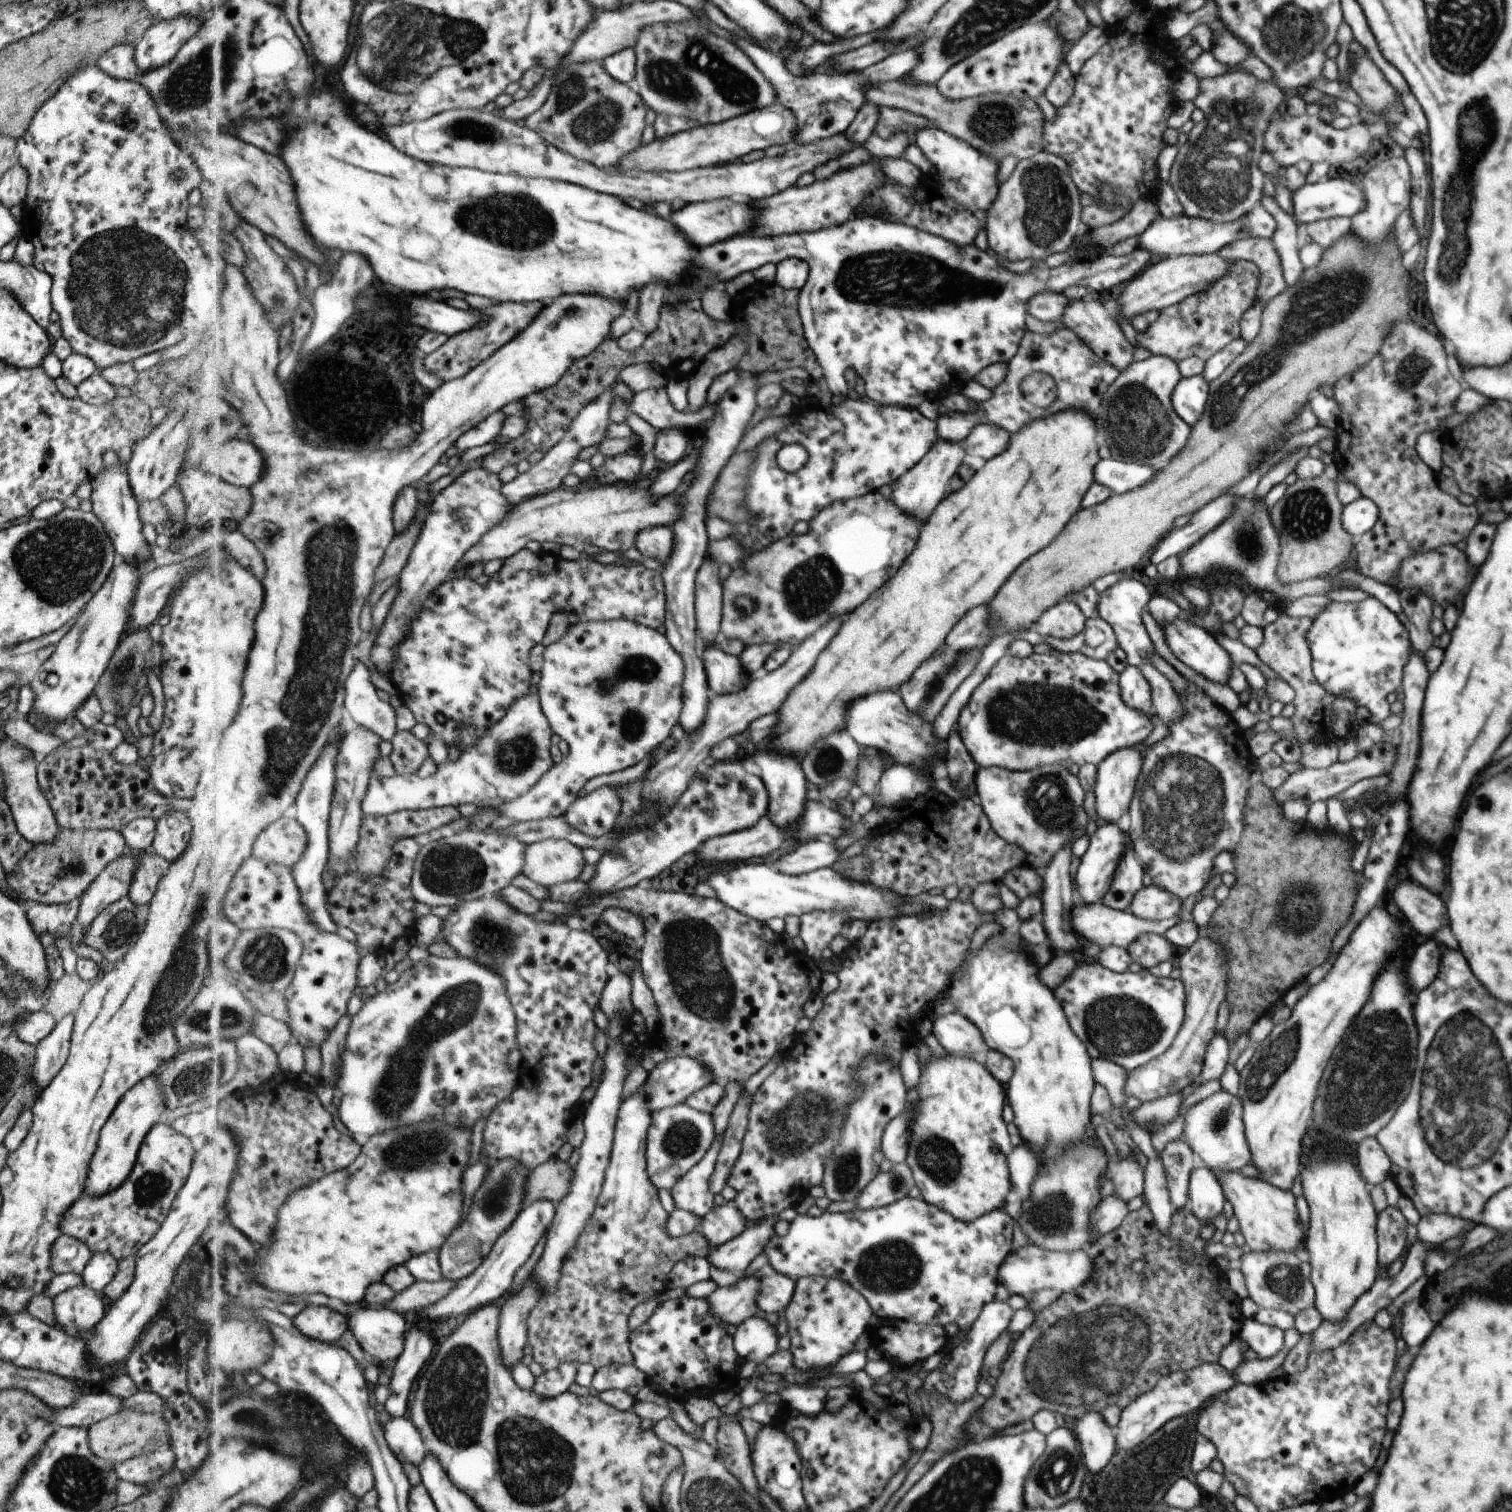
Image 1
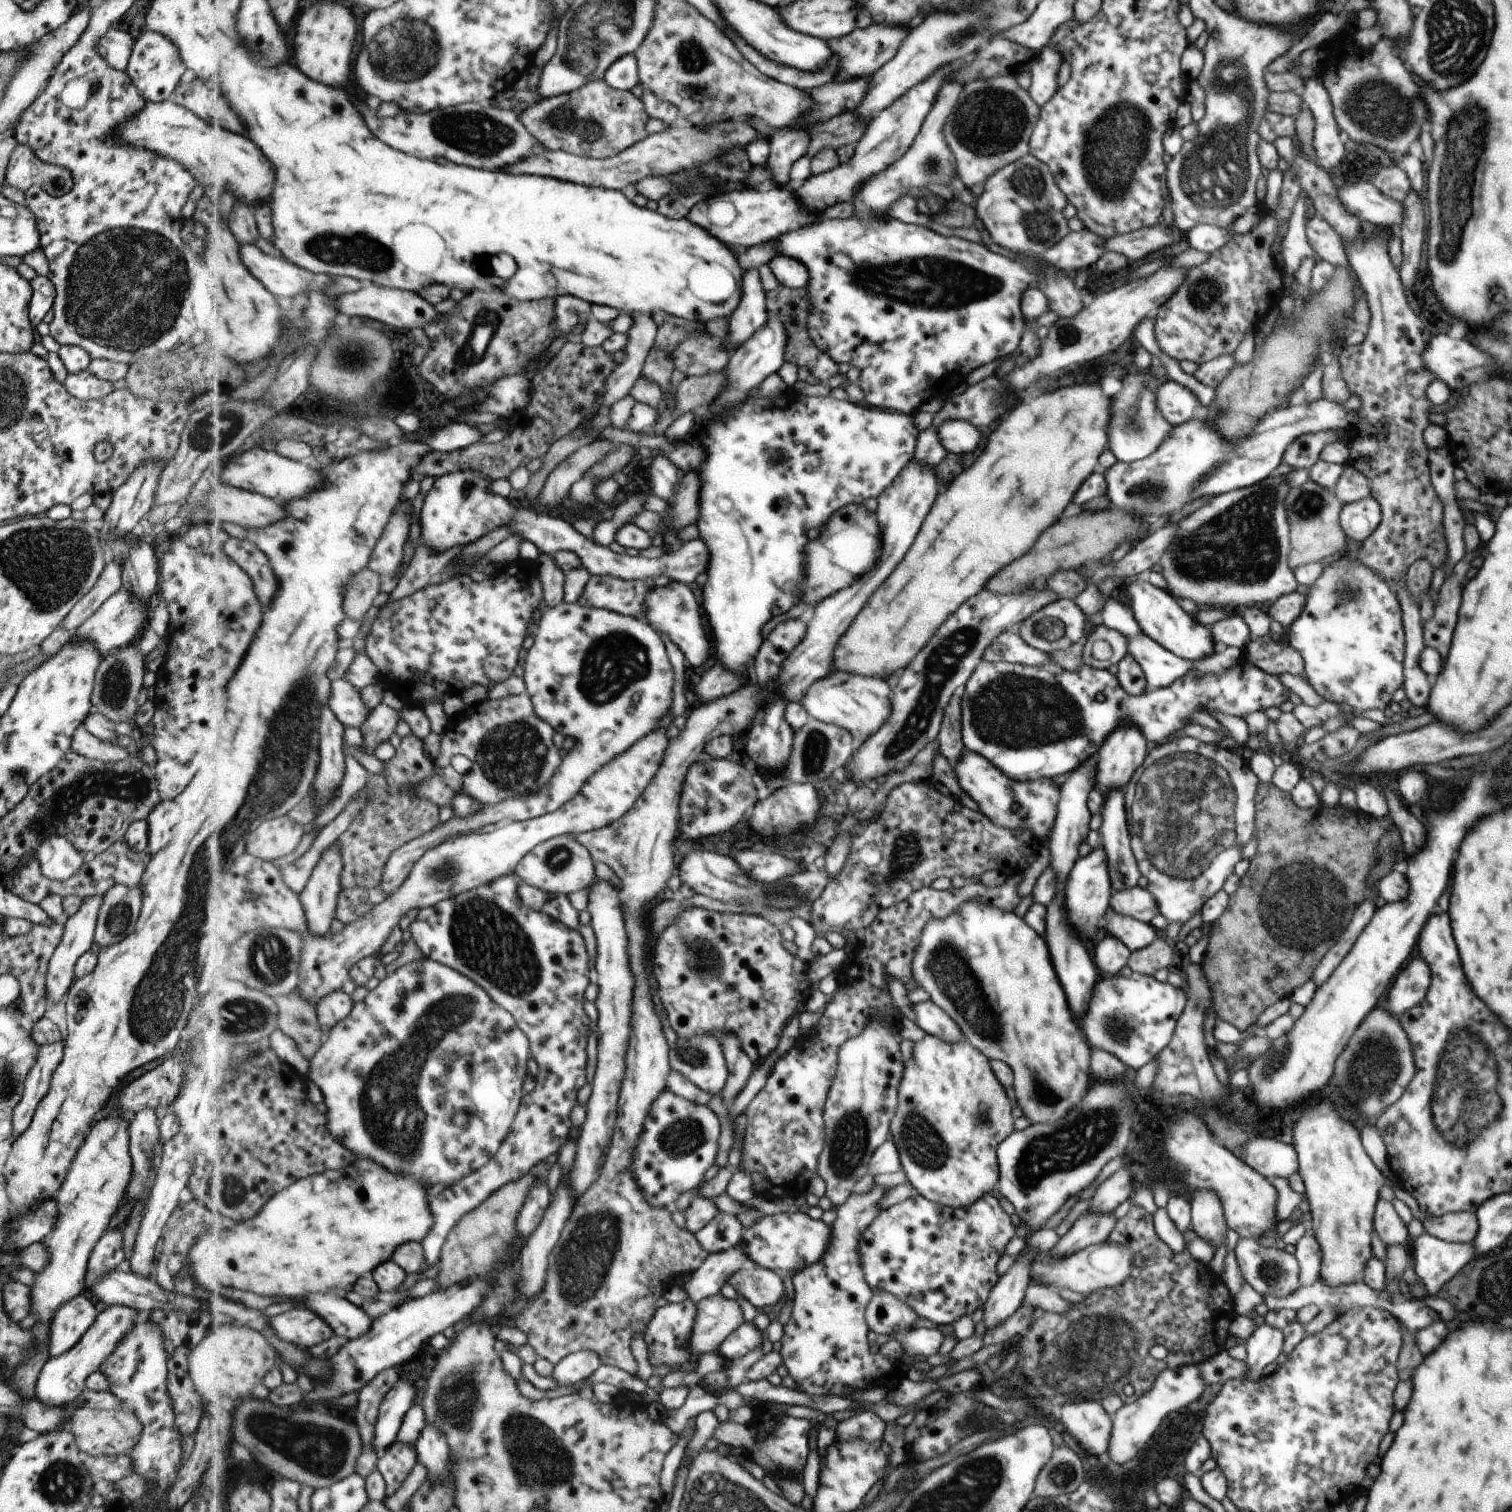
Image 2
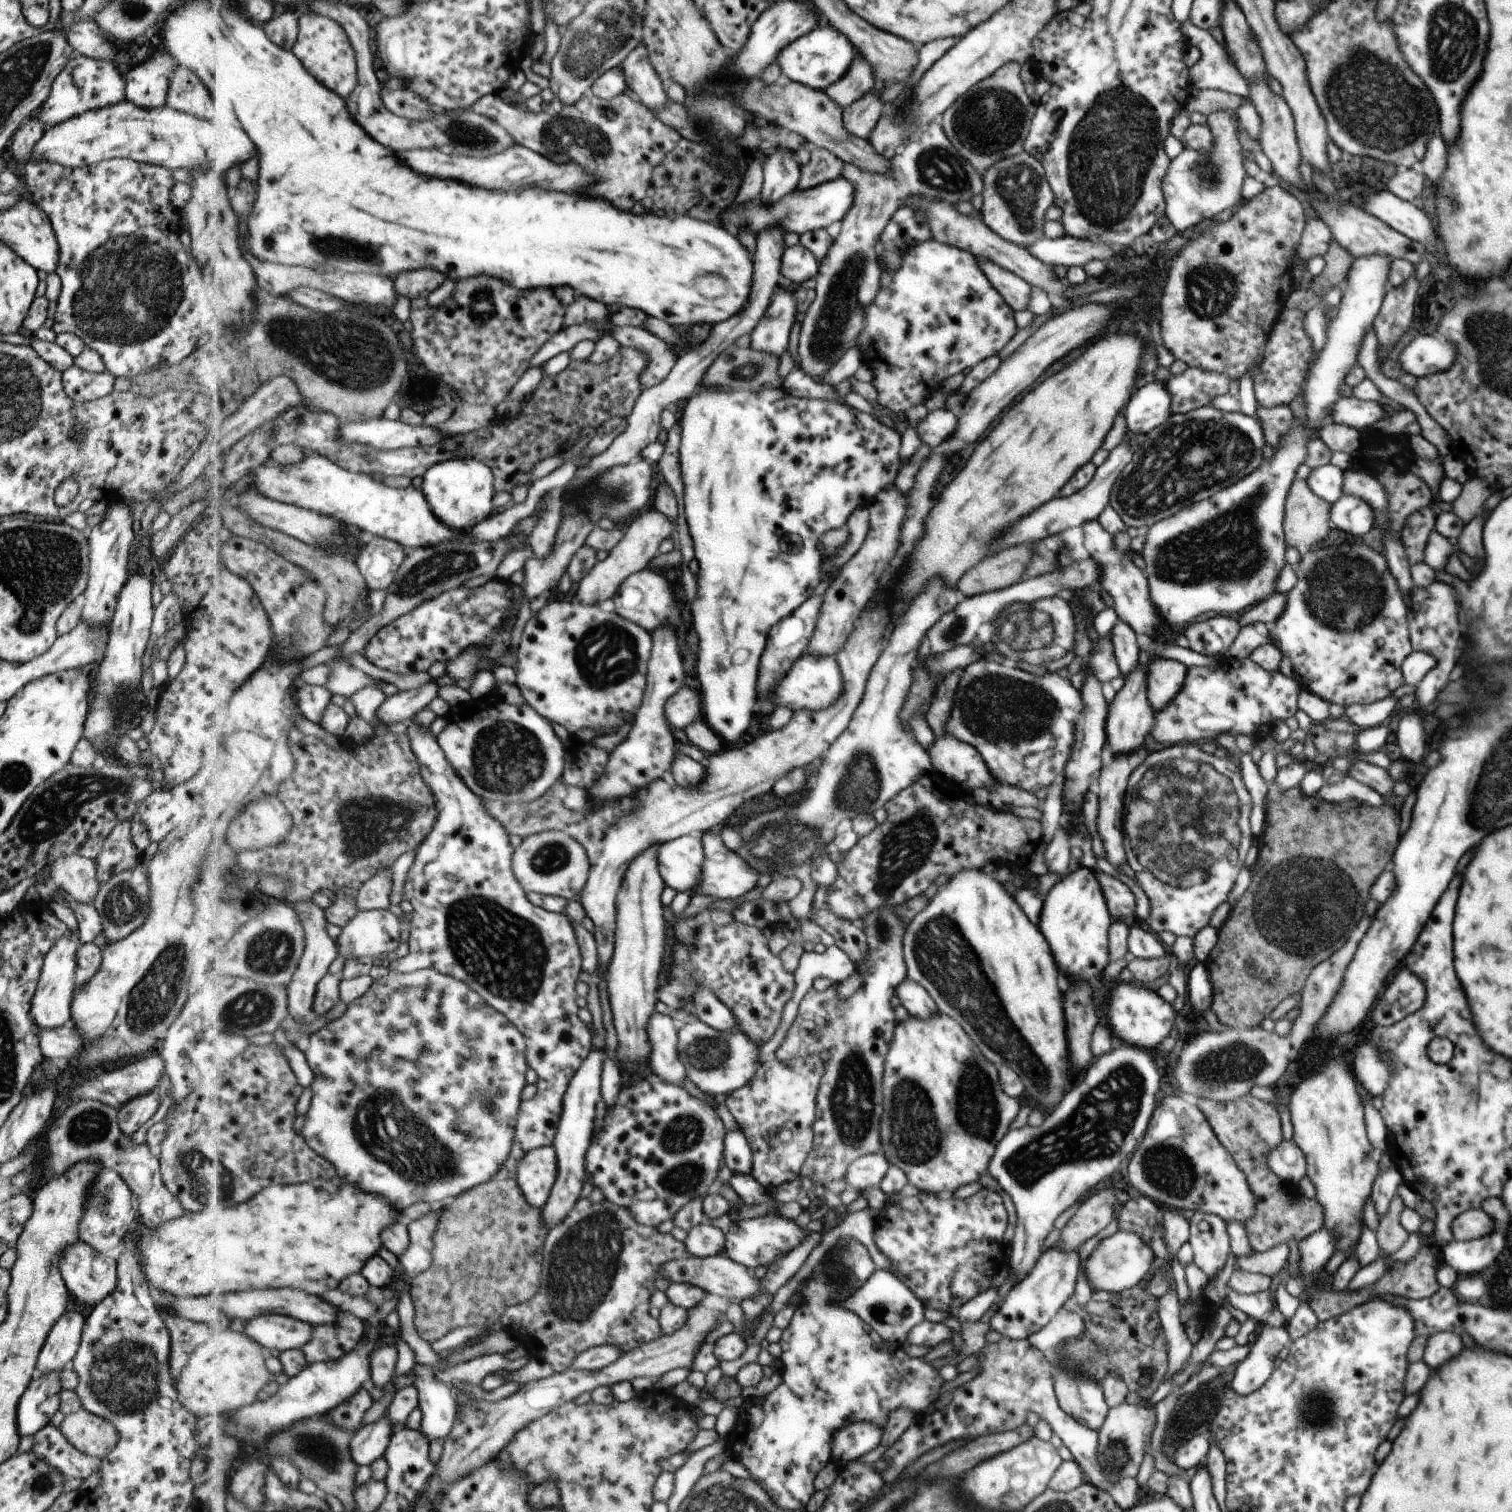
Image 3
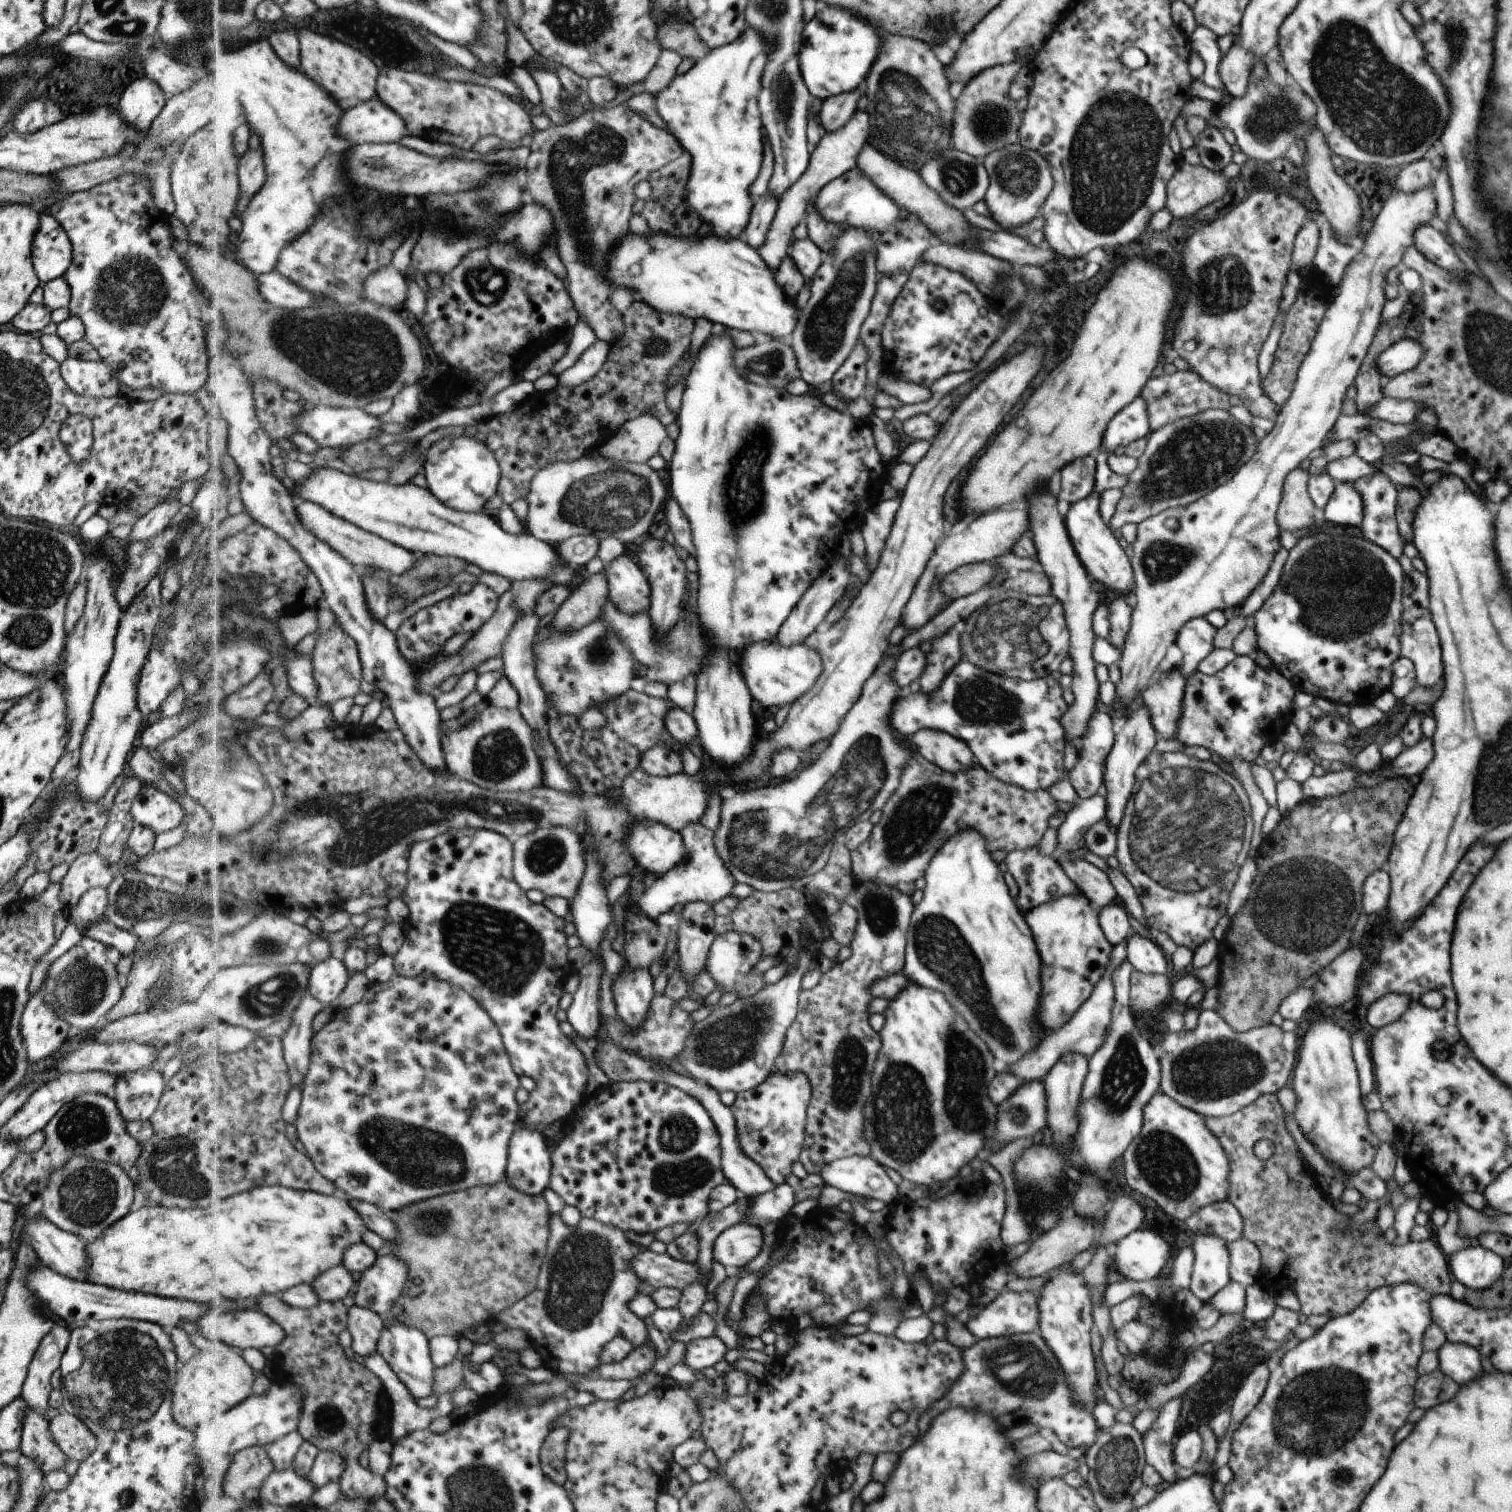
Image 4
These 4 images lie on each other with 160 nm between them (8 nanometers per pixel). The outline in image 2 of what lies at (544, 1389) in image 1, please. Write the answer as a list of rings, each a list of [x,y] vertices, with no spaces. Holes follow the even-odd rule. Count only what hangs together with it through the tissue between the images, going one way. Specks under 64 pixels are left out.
[[[591,1351],[571,1353],[555,1365],[552,1378],[561,1386],[571,1386],[581,1380],[587,1380],[597,1372],[601,1366],[602,1358]]]

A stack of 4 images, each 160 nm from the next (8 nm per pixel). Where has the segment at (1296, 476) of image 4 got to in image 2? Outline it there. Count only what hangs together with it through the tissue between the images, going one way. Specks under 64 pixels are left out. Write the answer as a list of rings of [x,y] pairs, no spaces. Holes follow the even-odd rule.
[[[1307,479],[1303,484],[1291,488],[1291,492],[1287,491],[1287,520],[1291,520],[1291,560],[1286,562],[1291,564],[1291,570],[1301,564],[1309,564],[1309,562],[1319,562],[1322,564],[1322,560],[1337,554],[1343,550],[1345,546],[1345,533],[1341,527],[1340,522],[1337,522],[1337,514],[1340,514],[1342,503],[1337,502],[1338,497],[1333,496],[1331,490],[1323,488],[1321,485],[1315,484],[1315,481]]]

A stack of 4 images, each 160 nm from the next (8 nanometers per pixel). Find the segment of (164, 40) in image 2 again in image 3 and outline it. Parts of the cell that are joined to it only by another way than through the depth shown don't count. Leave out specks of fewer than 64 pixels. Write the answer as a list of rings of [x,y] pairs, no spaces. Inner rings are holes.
[[[155,52],[145,62],[133,66],[124,80],[124,100],[139,108],[159,108],[165,104],[167,82],[176,62],[165,52]]]

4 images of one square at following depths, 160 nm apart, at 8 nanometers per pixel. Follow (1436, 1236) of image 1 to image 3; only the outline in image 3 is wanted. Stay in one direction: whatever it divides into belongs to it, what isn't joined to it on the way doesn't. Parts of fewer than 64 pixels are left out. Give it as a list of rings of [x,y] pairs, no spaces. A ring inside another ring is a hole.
[[[1480,1208],[1463,1212],[1451,1224],[1453,1241],[1458,1242],[1482,1238],[1491,1234],[1493,1230],[1495,1230],[1495,1222]]]

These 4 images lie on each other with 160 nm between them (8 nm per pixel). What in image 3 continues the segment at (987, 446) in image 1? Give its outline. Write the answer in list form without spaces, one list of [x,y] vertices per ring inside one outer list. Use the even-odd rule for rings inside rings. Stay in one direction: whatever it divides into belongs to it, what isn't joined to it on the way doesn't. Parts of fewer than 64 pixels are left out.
[[[946,408],[933,410],[915,426],[915,436],[925,446],[933,448],[947,440],[957,426],[956,412]]]

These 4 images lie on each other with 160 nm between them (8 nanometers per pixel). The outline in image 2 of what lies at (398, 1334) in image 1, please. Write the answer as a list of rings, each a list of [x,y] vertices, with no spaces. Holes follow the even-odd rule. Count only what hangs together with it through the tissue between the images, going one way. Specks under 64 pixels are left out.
[[[317,1293],[305,1296],[299,1305],[313,1309],[322,1316],[337,1335],[349,1341],[361,1338],[372,1330],[373,1318],[363,1307],[337,1293]]]

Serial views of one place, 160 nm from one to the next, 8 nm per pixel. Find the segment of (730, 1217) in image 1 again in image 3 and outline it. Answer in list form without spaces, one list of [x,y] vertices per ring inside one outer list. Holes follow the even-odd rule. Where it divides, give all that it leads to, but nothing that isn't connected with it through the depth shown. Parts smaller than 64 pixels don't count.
[[[704,1222],[695,1226],[685,1238],[685,1246],[692,1257],[710,1258],[725,1251],[724,1230]]]

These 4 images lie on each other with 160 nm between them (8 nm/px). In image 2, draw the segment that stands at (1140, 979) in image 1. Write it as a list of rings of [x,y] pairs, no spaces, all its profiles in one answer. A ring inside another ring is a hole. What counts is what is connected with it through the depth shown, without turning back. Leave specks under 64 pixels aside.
[[[1132,972],[1130,976],[1099,977],[1092,988],[1087,1012],[1077,1020],[1083,1038],[1091,1048],[1119,1059],[1130,1072],[1158,1056],[1169,1044],[1177,1020],[1186,1006],[1183,989],[1157,981],[1152,975]]]

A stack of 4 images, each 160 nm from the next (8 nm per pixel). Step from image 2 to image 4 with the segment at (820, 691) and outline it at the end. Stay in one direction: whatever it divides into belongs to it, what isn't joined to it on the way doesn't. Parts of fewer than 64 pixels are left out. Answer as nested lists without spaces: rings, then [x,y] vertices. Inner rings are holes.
[[[753,644],[743,654],[743,672],[747,672],[747,684],[751,684],[755,700],[765,708],[773,708],[793,704],[813,690],[823,674],[823,660],[815,648],[803,644],[793,648],[783,648],[779,644]]]

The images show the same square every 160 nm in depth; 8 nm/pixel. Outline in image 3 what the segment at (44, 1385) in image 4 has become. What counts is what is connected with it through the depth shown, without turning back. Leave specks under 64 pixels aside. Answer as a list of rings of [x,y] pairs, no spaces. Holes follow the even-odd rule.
[[[67,1310],[49,1330],[35,1358],[35,1376],[45,1376],[60,1370],[70,1363],[79,1348],[79,1336],[85,1325],[85,1318],[77,1310]]]

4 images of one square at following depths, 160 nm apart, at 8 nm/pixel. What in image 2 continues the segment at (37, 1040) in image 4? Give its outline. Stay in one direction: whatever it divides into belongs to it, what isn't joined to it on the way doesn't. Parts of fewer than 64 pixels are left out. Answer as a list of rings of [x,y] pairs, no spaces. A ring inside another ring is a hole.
[[[93,895],[83,897],[78,909],[71,915],[64,918],[62,922],[62,935],[59,944],[55,947],[53,954],[48,962],[48,971],[46,974],[46,997],[49,1001],[59,1000],[67,988],[72,984],[74,978],[75,961],[85,952],[89,951],[89,946],[94,942],[94,928],[96,927],[96,918],[98,908],[102,903],[103,895]]]

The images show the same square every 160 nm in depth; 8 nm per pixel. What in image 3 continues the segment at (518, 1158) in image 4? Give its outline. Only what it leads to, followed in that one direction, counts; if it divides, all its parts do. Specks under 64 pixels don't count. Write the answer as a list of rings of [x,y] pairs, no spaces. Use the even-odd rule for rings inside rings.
[[[554,1146],[529,1150],[525,1158],[519,1160],[515,1178],[531,1206],[544,1208],[550,1200],[558,1179],[558,1164],[558,1153]]]

